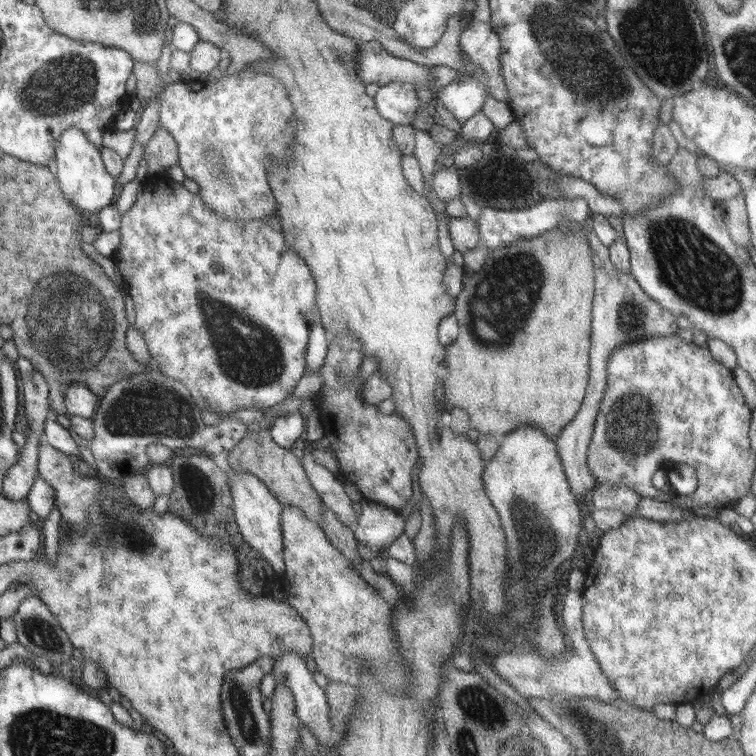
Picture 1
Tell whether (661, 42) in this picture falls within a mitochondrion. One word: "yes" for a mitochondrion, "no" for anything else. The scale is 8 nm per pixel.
yes

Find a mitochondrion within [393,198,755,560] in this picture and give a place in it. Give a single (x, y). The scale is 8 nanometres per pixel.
(692, 267)

